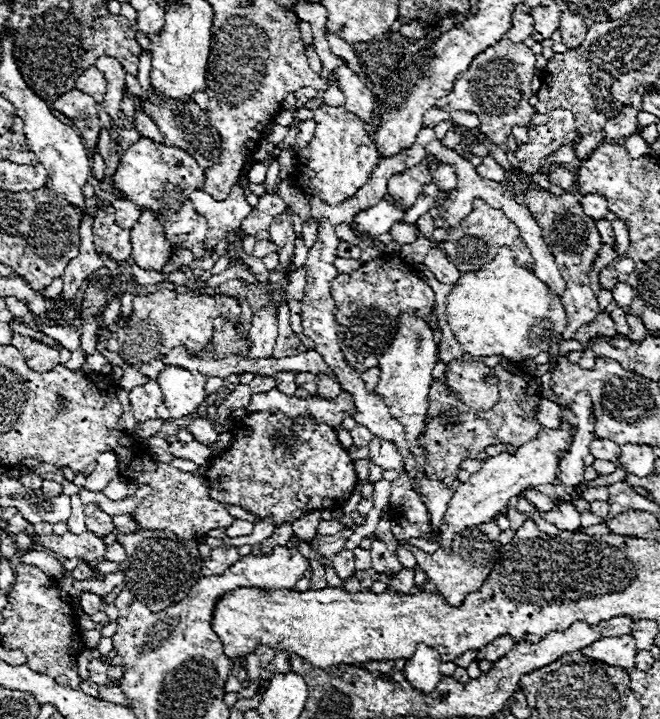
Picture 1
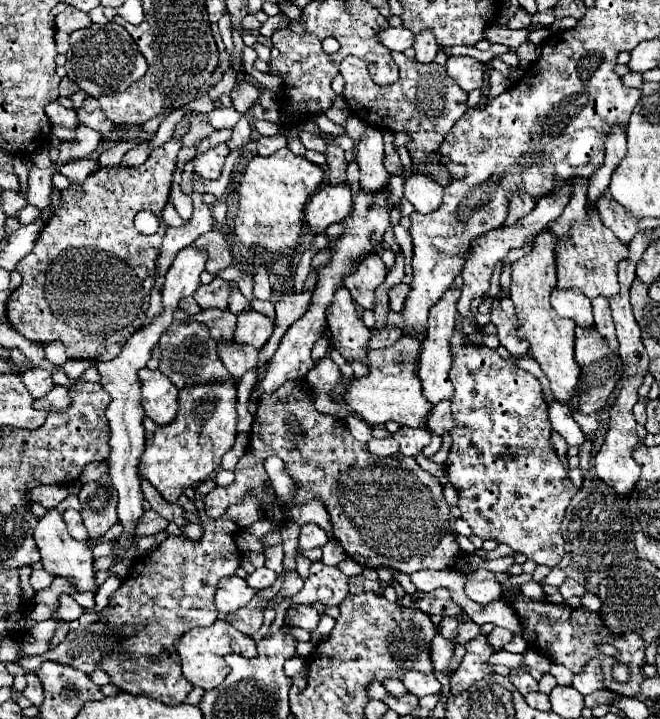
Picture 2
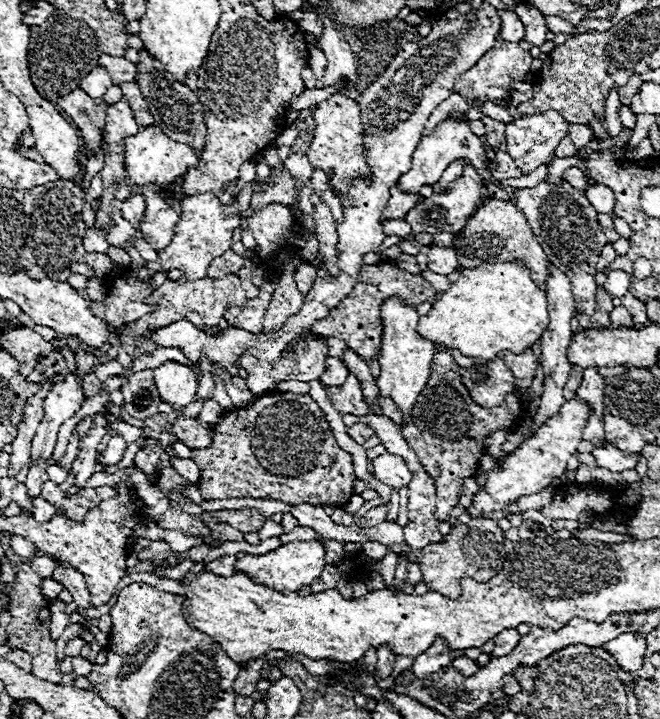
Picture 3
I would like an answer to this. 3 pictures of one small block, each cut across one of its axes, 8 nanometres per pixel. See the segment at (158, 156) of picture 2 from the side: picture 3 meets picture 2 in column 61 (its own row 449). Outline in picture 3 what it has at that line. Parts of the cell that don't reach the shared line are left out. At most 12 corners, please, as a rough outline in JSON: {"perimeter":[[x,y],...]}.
{"perimeter":[[308,394],[232,408],[192,450],[204,500],[344,506],[344,452]]}

